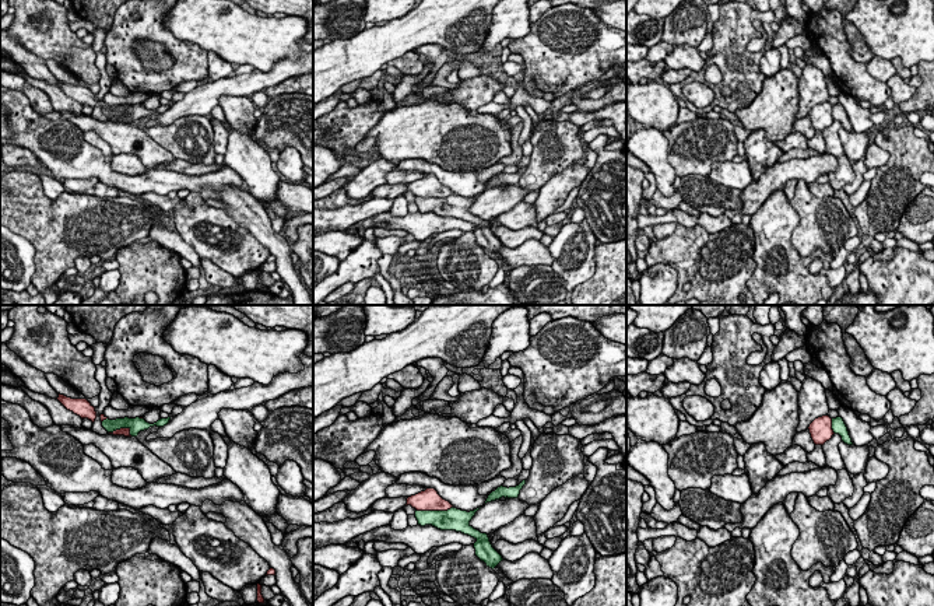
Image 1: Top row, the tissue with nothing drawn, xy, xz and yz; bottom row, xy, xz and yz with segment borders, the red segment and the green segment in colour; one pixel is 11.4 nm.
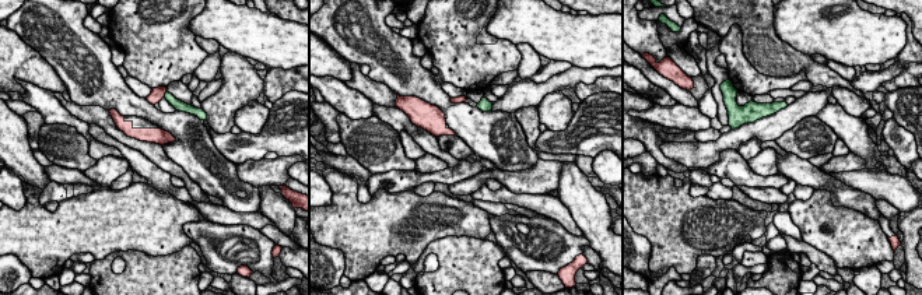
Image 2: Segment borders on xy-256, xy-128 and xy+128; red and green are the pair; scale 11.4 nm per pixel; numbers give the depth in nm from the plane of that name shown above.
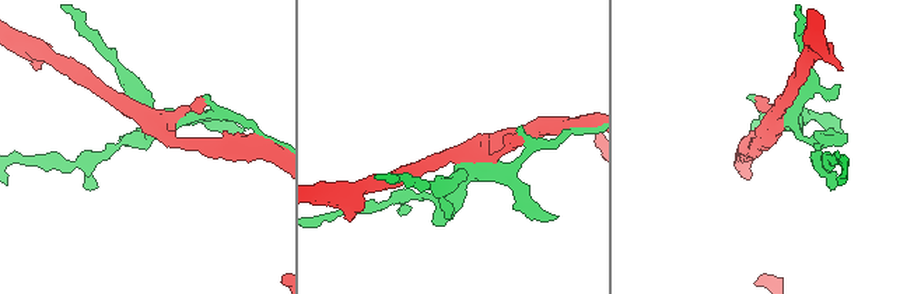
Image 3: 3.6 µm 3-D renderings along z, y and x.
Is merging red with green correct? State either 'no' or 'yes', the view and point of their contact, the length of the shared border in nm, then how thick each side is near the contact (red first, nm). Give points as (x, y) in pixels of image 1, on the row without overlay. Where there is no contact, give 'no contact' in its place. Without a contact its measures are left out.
no | xz (434, 196) | 420 nm | 240/260 nm

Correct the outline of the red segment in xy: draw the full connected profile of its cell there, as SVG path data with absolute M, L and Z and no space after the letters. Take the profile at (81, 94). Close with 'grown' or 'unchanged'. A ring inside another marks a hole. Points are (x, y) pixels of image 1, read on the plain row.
M59 80L57 87L70 98L80 102L81 105L88 105L92 109L96 105L95 94L87 85L71 85Z; unchanged

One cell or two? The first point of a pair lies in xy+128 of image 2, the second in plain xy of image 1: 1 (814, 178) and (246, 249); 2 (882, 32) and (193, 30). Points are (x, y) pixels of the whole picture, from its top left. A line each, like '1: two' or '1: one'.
1: two
2: one

